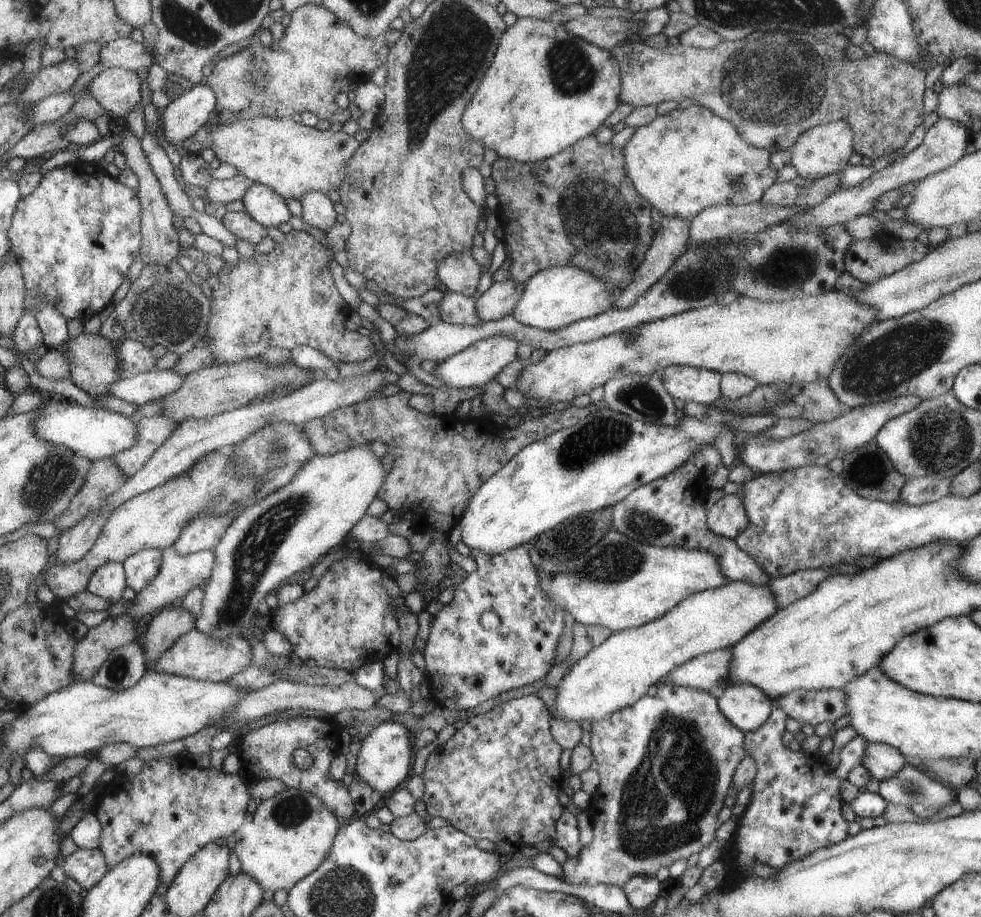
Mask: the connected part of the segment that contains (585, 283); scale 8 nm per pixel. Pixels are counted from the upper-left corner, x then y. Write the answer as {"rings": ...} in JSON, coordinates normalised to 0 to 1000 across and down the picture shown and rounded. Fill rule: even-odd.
{"rings":[[[575,289],[560,290],[542,300],[535,309],[520,344],[531,354],[551,361],[566,361],[581,352],[615,341],[623,335],[624,316],[604,298]]]}

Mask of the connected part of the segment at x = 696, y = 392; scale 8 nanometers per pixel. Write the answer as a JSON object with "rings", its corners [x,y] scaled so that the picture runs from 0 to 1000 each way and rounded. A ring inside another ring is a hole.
{"rings":[[[683,398],[672,408],[676,424],[684,435],[717,443],[727,439],[734,431],[735,408],[722,402]]]}

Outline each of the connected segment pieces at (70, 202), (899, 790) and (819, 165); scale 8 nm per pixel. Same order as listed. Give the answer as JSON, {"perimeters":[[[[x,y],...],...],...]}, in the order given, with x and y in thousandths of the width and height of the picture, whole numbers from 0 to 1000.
{"perimeters":[[[[77,176],[70,178],[62,183],[57,183],[46,190],[38,205],[28,215],[23,216],[18,224],[12,249],[9,253],[10,262],[13,264],[11,274],[15,277],[16,284],[19,286],[29,312],[29,325],[27,328],[27,340],[38,339],[44,326],[49,326],[57,332],[65,345],[72,350],[73,348],[89,351],[95,344],[101,344],[115,328],[115,321],[121,316],[121,312],[125,310],[125,305],[129,303],[129,294],[136,290],[136,281],[140,279],[140,270],[142,270],[142,225],[140,220],[140,212],[129,205],[127,201],[123,201],[120,194],[115,194],[101,178]]],[[[923,833],[911,848],[896,854],[896,868],[904,876],[928,881],[932,876],[942,879],[962,879],[973,874],[973,865],[949,851],[945,843]]],[[[859,131],[848,132],[833,138],[828,138],[810,153],[803,162],[806,167],[806,181],[810,183],[814,193],[824,196],[835,195],[848,189],[855,189],[861,181],[864,181],[864,173],[870,164],[870,144]]]]}

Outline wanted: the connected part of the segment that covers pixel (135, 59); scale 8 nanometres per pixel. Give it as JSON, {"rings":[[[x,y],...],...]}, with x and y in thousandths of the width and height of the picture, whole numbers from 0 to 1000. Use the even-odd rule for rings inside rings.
{"rings":[[[131,40],[105,49],[102,63],[102,69],[108,75],[122,73],[139,77],[144,73],[152,74],[157,68],[156,57],[150,58],[144,47]]]}

